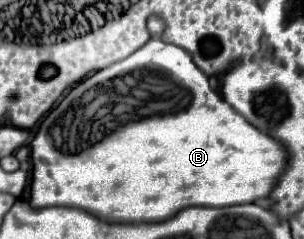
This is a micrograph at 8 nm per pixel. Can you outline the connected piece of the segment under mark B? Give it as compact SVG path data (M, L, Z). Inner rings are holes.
M149 18L147 22L149 30L151 30L151 40L141 46L137 52L133 52L129 58L121 60L121 62L115 62L111 64L109 68L103 68L99 72L95 72L93 76L89 76L87 80L83 80L79 86L75 86L49 114L47 118L39 124L39 132L35 136L35 140L31 142L31 148L33 148L33 190L31 190L31 200L33 200L33 206L35 208L47 208L47 206L71 206L71 208L81 208L81 210L87 210L89 214L105 220L105 222L163 222L171 216L175 216L179 210L183 208L189 208L189 206L215 206L215 208L223 208L223 206L235 206L235 204L249 204L249 202L255 202L259 198L267 198L271 194L271 190L275 188L277 180L281 178L281 174L285 172L287 168L287 150L283 148L281 142L273 140L271 136L259 132L253 124L247 124L247 120L243 120L243 116L239 116L239 112L235 112L225 100L219 98L217 92L211 90L209 86L209 80L203 72L199 72L199 68L195 68L191 56L179 48L179 46L171 46L171 44L165 44L159 36L161 36L161 30L163 30L163 22L159 18ZM127 78L131 82L131 78L135 80L135 84L129 84L129 88L141 88L141 90L177 90L171 98L165 98L165 100L159 100L165 102L165 112L163 114L149 114L149 116L143 116L139 120L131 120L131 122L125 122L125 124L119 124L113 132L109 132L107 136L101 136L101 124L99 124L99 118L95 118L97 110L103 108L103 106L109 106L109 102L113 104L113 100L107 100L107 96L111 94L109 90L113 90L111 86L127 86Z

